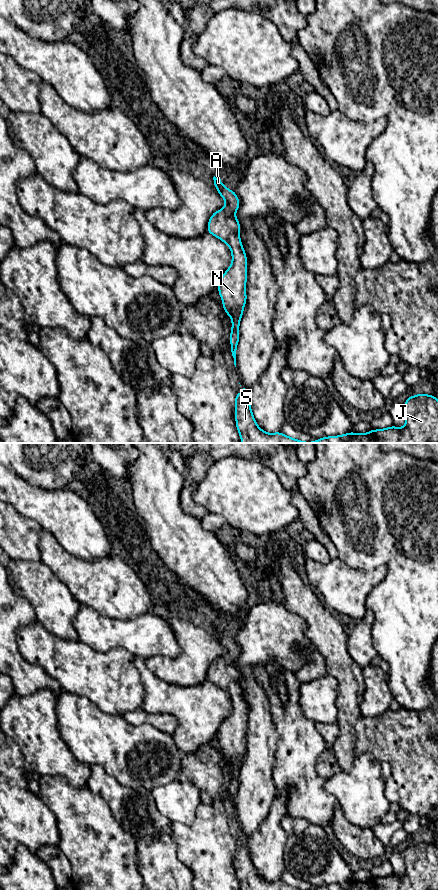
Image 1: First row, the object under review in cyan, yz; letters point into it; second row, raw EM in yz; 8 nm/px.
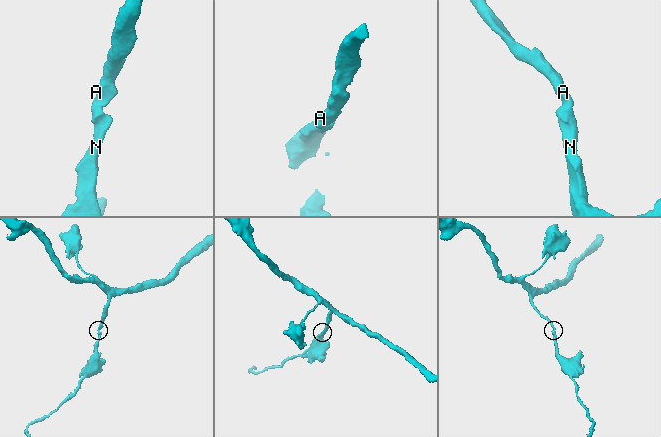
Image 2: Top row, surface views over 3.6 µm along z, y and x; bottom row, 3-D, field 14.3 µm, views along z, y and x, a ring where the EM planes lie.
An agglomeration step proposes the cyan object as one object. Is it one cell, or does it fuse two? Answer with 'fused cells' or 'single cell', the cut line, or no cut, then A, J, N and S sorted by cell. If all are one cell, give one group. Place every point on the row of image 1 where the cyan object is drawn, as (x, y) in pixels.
single cell; no cut; A J N S

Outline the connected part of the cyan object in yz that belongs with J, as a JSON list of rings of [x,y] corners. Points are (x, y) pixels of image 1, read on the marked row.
[[[247,390],[235,394],[235,421],[242,443],[438,443],[438,399],[435,395],[420,393],[404,403],[406,423],[403,428],[394,425],[372,429],[365,434],[349,432],[328,436],[315,442],[304,442],[283,433],[267,433],[256,423]]]

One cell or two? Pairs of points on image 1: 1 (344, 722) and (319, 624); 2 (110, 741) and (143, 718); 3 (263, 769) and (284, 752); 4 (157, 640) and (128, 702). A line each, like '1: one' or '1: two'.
1: one
2: two
3: two
4: two

